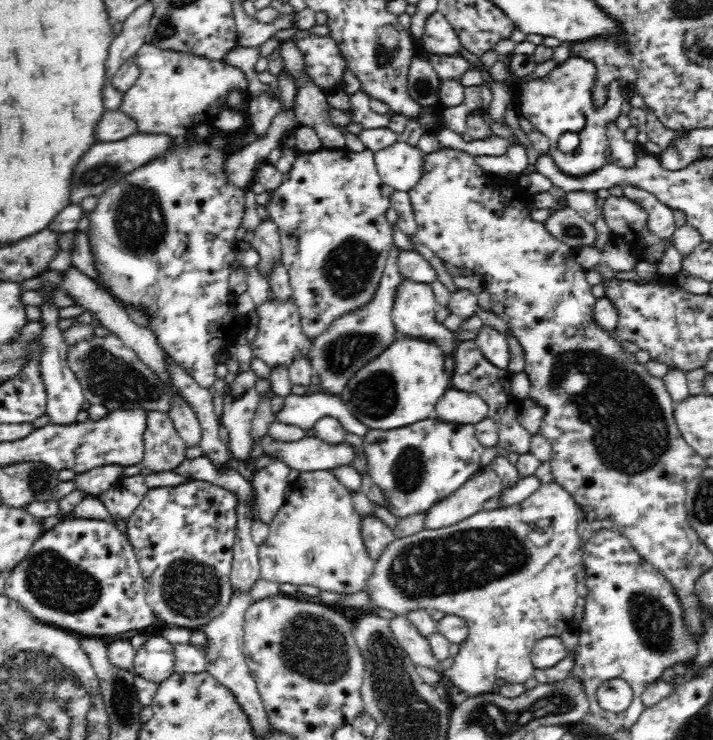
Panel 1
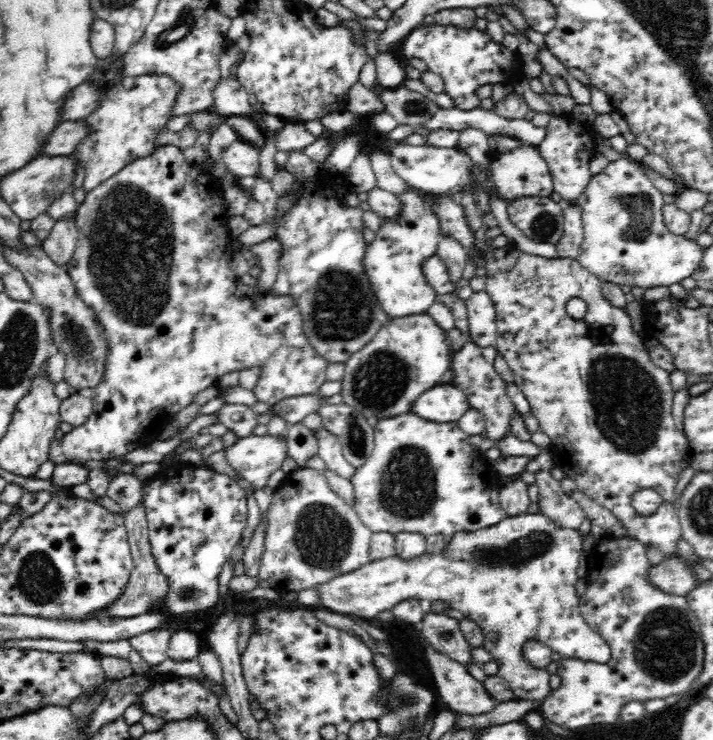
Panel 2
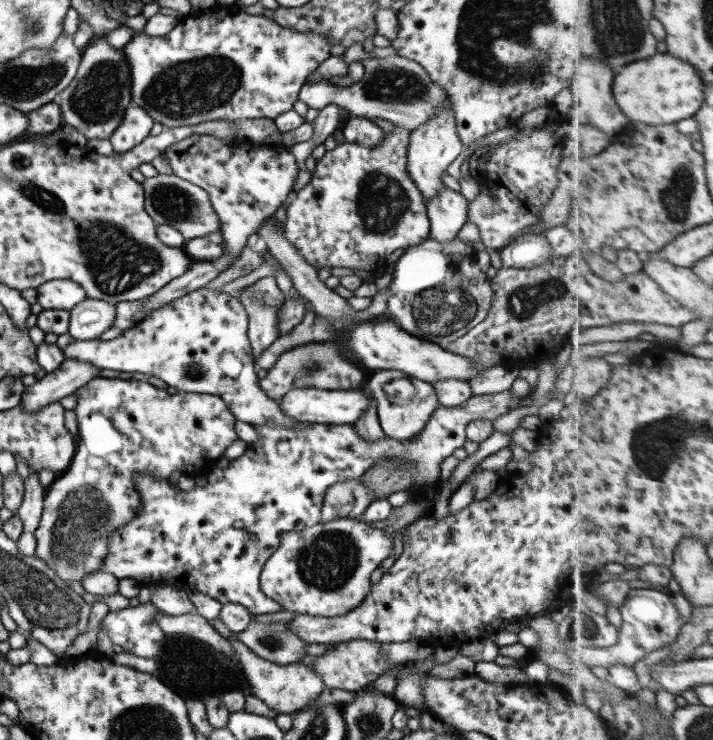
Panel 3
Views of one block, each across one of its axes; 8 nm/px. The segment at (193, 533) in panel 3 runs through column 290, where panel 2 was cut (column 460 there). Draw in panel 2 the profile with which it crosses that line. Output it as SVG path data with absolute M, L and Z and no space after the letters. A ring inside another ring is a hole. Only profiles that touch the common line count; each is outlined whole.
M410 412L378 419L374 429L374 450L350 480L350 488L355 493L353 510L373 534L422 533L427 541L425 554L436 554L450 544L454 534L490 528L507 517L499 502L498 466L484 458L482 451L469 445L470 435L457 422L426 420Z

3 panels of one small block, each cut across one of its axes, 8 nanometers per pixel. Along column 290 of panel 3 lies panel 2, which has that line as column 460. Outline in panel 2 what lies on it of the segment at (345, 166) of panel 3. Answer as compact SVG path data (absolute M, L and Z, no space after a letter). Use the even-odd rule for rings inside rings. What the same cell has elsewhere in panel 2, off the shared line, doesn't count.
M426 194L427 207L437 216L439 222L440 236L453 236L454 240L463 244L467 255L469 256L470 262L476 262L477 266L485 266L486 268L486 289L485 291L490 295L493 300L494 306L496 307L497 314L497 340L495 342L495 348L501 354L511 368L514 376L514 383L518 385L518 388L524 393L524 396L528 399L531 412L530 414L537 418L539 430L547 434L551 438L551 446L554 449L556 466L559 466L564 472L564 475L568 478L572 478L576 481L578 486L577 492L583 493L588 498L595 500L596 503L600 504L603 508L610 510L618 520L624 525L627 536L633 540L640 542L645 547L654 547L658 551L662 551L668 559L679 559L678 555L678 541L683 538L682 528L678 517L679 512L679 500L676 498L676 483L678 482L678 476L688 468L690 465L690 458L694 453L694 450L689 445L689 440L674 420L672 414L672 403L673 394L675 393L670 385L670 377L667 370L660 368L650 358L649 352L645 347L644 340L645 335L639 334L633 331L633 324L631 323L630 317L624 308L616 308L612 306L603 295L601 291L602 284L604 283L598 276L592 274L587 268L584 268L576 259L570 257L558 257L558 258L544 258L532 254L526 254L522 252L518 247L509 244L504 248L492 247L490 242L492 239L487 238L488 248L484 250L485 255L480 257L480 251L476 248L476 238L474 237L474 231L470 229L468 222L466 221L466 214L464 208L460 203L460 199L455 195L444 195L444 194ZM570 298L582 298L587 304L587 311L582 319L574 319L566 313L566 304ZM638 490L654 490L660 494L663 502L660 504L660 508L650 514L650 516L640 515L632 507L632 496L638 492Z

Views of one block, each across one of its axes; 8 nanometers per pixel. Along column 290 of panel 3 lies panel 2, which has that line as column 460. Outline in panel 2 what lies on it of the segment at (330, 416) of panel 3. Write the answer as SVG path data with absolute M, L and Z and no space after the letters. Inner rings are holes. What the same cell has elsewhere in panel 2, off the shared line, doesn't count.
M449 382L422 392L410 412L426 420L457 422L470 407L466 394Z

